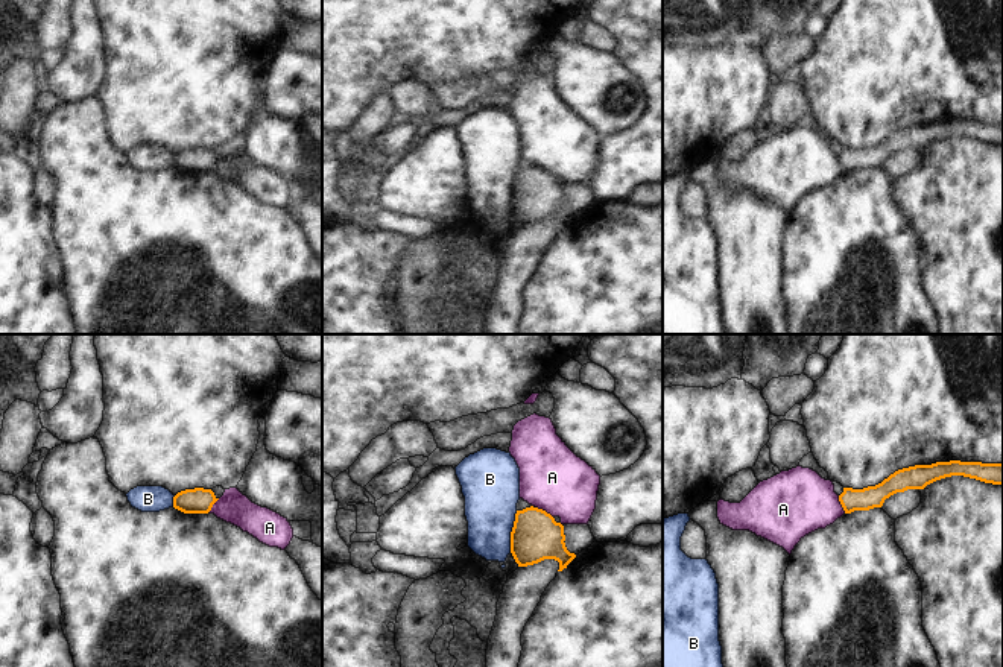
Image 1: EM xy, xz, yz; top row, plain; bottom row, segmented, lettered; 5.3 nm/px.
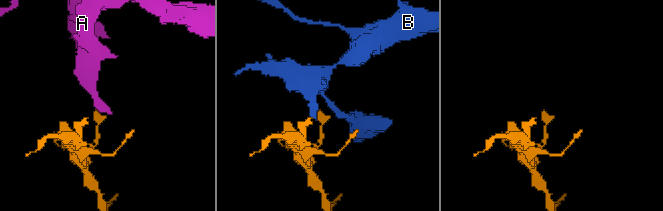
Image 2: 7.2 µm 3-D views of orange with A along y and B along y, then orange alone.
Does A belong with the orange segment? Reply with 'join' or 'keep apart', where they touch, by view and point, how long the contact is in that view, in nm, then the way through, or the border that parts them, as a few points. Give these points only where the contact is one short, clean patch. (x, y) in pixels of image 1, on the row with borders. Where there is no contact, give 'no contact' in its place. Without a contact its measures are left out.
keep apart; meets orange in xz at (544, 511); contact 110 nm long; border along xz (535, 506), (552, 517)

